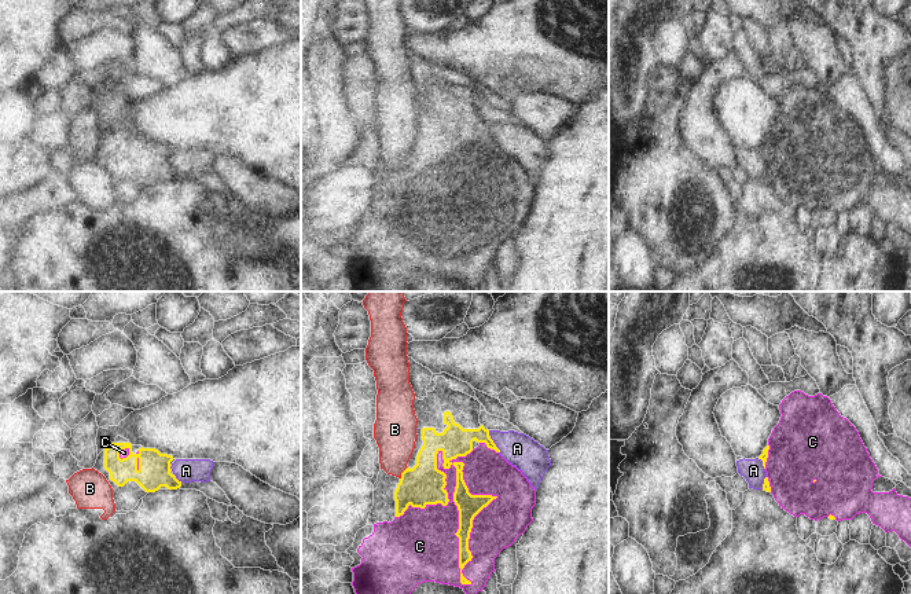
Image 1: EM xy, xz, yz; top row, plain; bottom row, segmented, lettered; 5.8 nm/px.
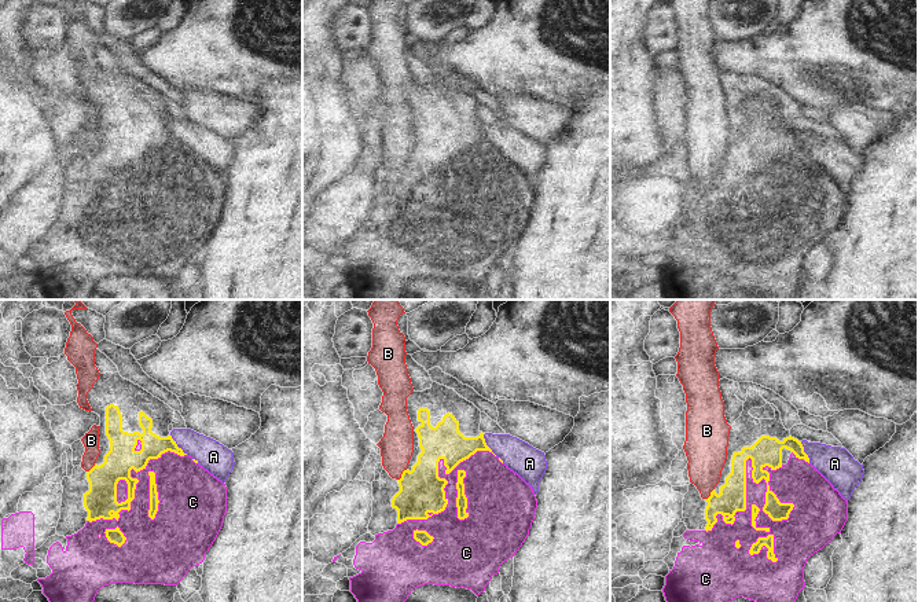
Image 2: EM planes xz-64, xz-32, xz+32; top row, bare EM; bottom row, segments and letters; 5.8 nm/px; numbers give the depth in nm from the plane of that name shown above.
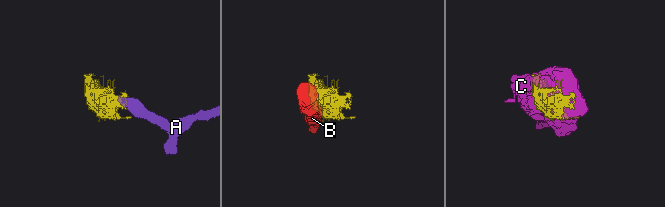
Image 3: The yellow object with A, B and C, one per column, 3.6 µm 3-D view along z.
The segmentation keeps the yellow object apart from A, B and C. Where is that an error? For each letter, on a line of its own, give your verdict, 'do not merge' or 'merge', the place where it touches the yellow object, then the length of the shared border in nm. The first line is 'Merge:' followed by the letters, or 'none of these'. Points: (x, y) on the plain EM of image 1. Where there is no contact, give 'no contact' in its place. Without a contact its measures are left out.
Merge: C
A: do not merge | xz (492, 134) | 150 nm
B: do not merge | xz (401, 165) | 90 nm
C: merge | xz (459, 205) | 800 nm

